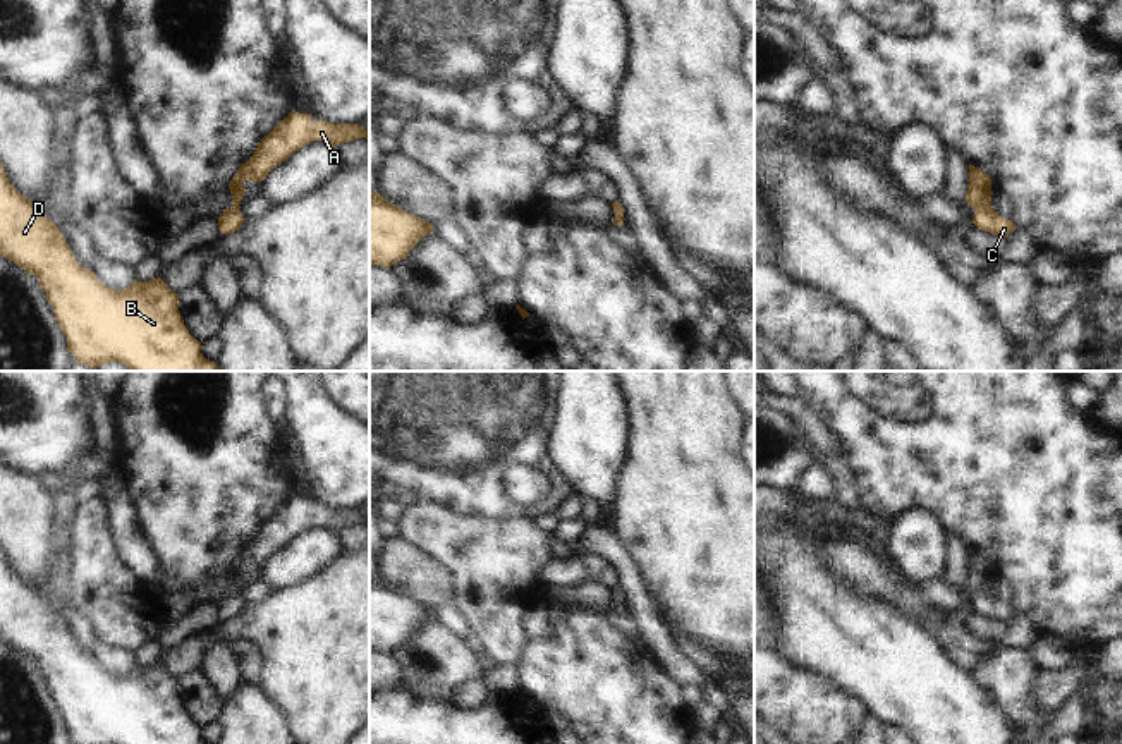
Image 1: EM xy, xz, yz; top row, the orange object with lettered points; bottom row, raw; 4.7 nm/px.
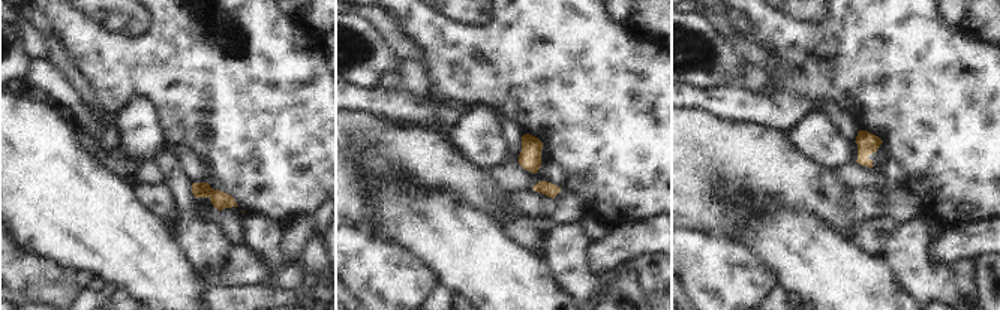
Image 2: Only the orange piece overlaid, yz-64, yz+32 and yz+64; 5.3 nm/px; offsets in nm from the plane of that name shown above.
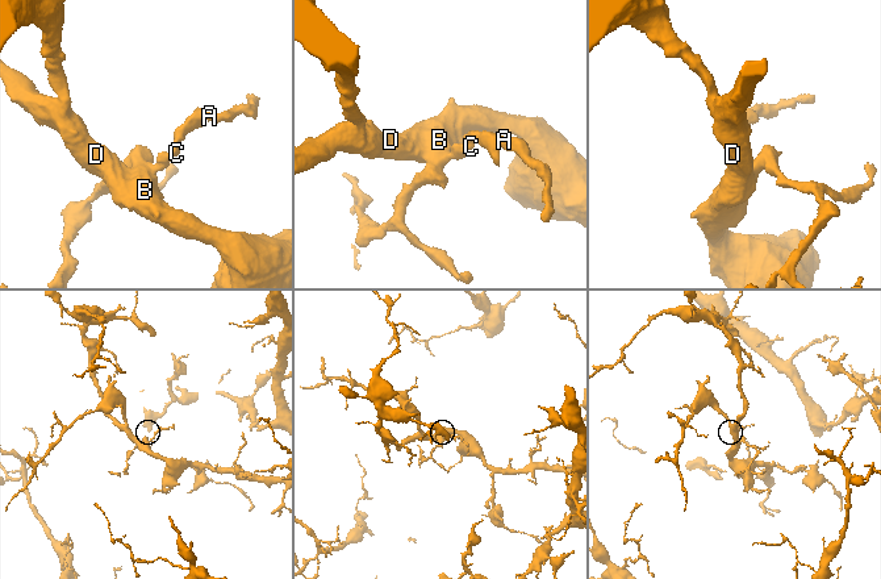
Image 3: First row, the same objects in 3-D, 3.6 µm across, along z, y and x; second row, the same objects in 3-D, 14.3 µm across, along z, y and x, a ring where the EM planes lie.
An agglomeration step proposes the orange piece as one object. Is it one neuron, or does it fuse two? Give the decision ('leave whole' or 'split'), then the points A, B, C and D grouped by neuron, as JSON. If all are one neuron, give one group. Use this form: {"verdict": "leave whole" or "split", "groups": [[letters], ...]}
{"verdict": "leave whole", "groups": [["A", "B", "C", "D"]]}

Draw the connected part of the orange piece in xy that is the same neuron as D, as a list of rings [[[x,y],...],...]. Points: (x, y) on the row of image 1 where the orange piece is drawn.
[[[0,163],[0,254],[36,275],[53,316],[67,335],[67,351],[77,364],[95,369],[105,363],[125,364],[131,371],[218,371],[201,354],[201,342],[184,325],[179,294],[160,278],[134,280],[122,290],[105,287],[91,270],[81,266],[58,227],[21,194]]]

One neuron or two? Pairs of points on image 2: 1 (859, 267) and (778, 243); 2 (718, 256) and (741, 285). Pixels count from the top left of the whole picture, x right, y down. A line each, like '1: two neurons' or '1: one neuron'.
1: one neuron
2: one neuron

